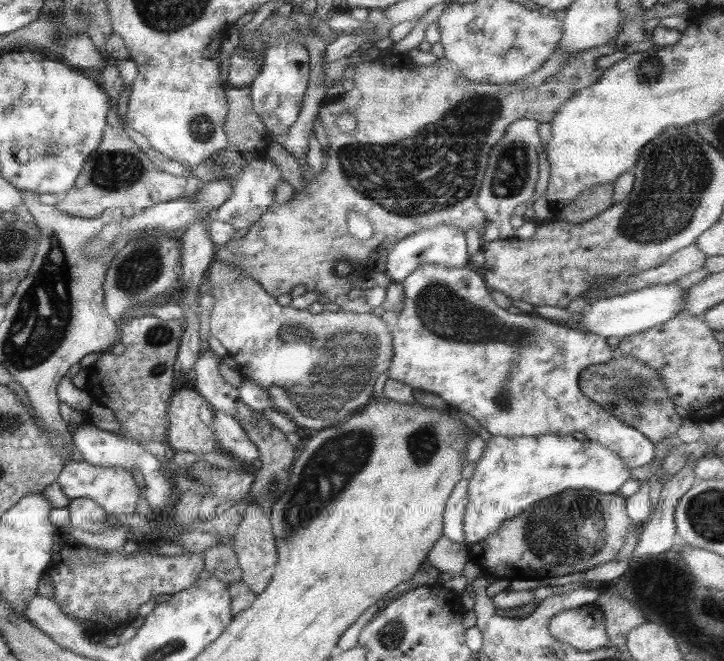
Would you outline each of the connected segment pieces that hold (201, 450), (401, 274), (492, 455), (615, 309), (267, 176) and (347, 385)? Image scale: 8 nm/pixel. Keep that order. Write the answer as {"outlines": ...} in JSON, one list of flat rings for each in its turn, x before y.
{"outlines":[[[195,389,174,391,167,405,167,430,164,445,167,452,206,454,214,450,215,438,210,427,197,416,204,400]],[[439,223,435,227,417,231,390,246,385,254,385,272,391,282,401,282,415,267,421,263,429,263,447,268,461,268,469,265,469,256,465,244,464,232]],[[571,435,492,436,484,442,482,454,472,467,467,468,465,476,467,503,463,508,462,532,468,544,491,536,505,520,518,516,543,498,568,489,588,489,599,494,615,494,627,480,630,480,629,469,615,452,610,452,587,438,580,441]],[[653,284,645,288,635,289,633,292,620,293,619,296,597,299,587,304,581,310,578,329,587,333,601,336,604,339,609,336,623,338,624,336,643,332,673,318,681,307,681,301,685,302,685,290,677,288,675,284]],[[267,158,247,162,235,174,231,196,223,204,219,205,219,208,213,212,212,216,217,221,226,221,235,230,249,228,265,212,265,209,273,203,273,193,280,180,281,172]],[[213,260,203,283,210,286,207,294,213,297,209,310,208,336,221,343,239,367,242,378,251,379,269,395,271,405,287,416,296,426,321,430,343,422,371,402,375,378,389,368,393,347,389,325,381,317,369,313,321,310,311,314,306,309,283,306,269,296,255,280,237,268]]]}

